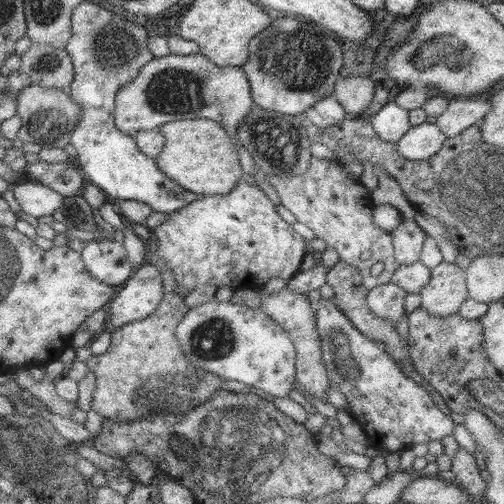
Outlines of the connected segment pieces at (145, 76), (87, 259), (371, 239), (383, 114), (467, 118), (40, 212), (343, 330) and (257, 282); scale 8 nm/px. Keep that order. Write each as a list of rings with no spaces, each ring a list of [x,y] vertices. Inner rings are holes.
[[[168,54],[154,57],[144,64],[138,76],[124,84],[115,98],[115,125],[123,133],[134,136],[139,130],[149,131],[168,122],[187,119],[209,119],[220,123],[234,140],[240,152],[244,173],[254,176],[258,166],[244,145],[236,139],[236,128],[248,117],[255,106],[250,92],[250,81],[240,67],[220,67],[207,56],[198,54]]]
[[[103,238],[85,243],[81,255],[88,273],[102,283],[118,286],[133,274],[134,266],[120,242]]]
[[[312,155],[308,171],[302,175],[281,177],[267,175],[282,206],[285,206],[298,222],[305,224],[316,237],[327,242],[327,246],[334,248],[345,263],[355,266],[363,276],[364,286],[370,290],[379,284],[388,284],[392,274],[396,272],[396,262],[391,233],[378,227],[373,221],[374,202],[368,189],[360,183],[359,178],[348,177],[340,163],[320,160]],[[382,262],[384,269],[378,276],[372,276],[370,268]]]
[[[387,102],[374,116],[369,118],[376,135],[387,143],[396,143],[410,128],[408,111],[395,103]]]
[[[487,95],[480,97],[455,98],[448,108],[437,116],[436,125],[447,137],[456,136],[470,126],[480,127],[485,121],[484,116],[490,112],[490,100]]]
[[[34,180],[13,186],[15,198],[21,210],[34,216],[50,216],[62,205],[64,197],[52,188]]]
[[[322,299],[314,312],[326,376],[331,387],[348,398],[348,411],[364,428],[369,445],[382,451],[399,451],[453,435],[454,421],[436,407],[428,389],[406,376],[386,352],[384,343],[364,337],[333,300]]]
[[[242,180],[226,195],[199,196],[184,208],[168,214],[164,222],[151,230],[144,246],[146,258],[141,265],[151,263],[152,256],[156,255],[158,261],[170,267],[177,284],[189,291],[210,284],[218,288],[229,286],[233,290],[252,289],[264,286],[270,278],[290,279],[300,271],[302,260],[307,255],[306,239],[278,215],[268,195],[258,185]]]

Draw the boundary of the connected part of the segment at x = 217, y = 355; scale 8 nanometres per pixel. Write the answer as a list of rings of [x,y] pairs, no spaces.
[[[214,297],[189,310],[176,328],[188,363],[221,376],[238,380],[265,393],[284,398],[296,380],[296,345],[276,322],[261,309],[232,304]]]

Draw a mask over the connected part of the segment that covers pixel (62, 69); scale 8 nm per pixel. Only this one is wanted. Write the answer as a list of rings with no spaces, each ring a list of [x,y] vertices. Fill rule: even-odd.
[[[32,43],[30,49],[21,55],[19,71],[28,75],[33,84],[65,90],[69,88],[75,75],[67,51],[48,43]]]

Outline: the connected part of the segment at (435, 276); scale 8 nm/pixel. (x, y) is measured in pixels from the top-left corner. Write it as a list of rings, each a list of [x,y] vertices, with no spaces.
[[[442,261],[431,269],[430,280],[418,292],[422,297],[420,308],[437,318],[446,318],[459,313],[469,297],[466,273],[457,263]]]

